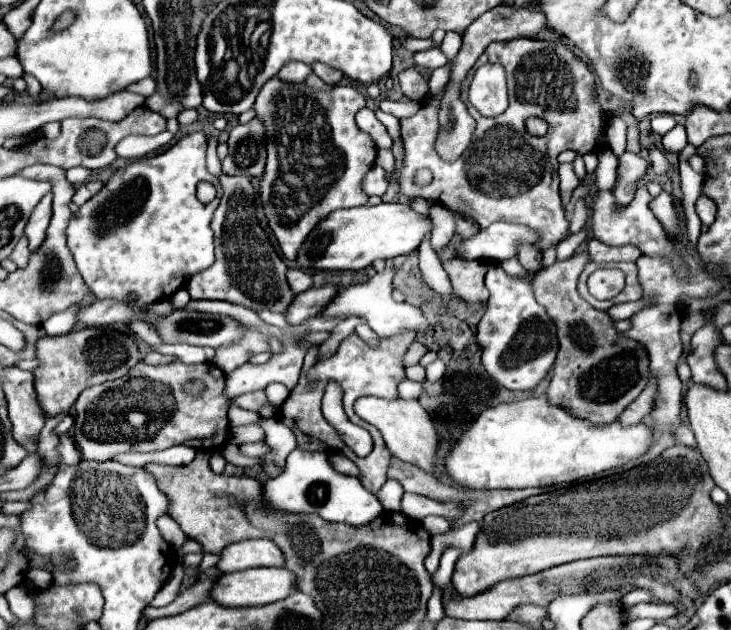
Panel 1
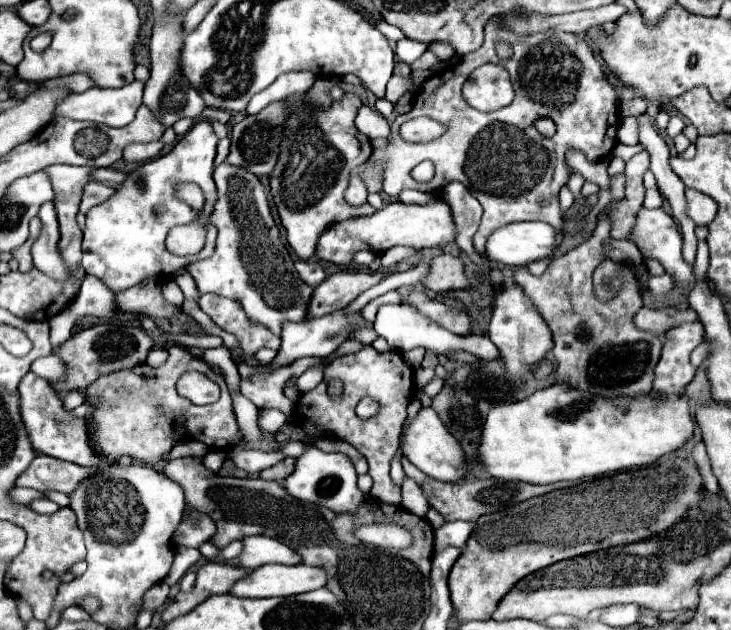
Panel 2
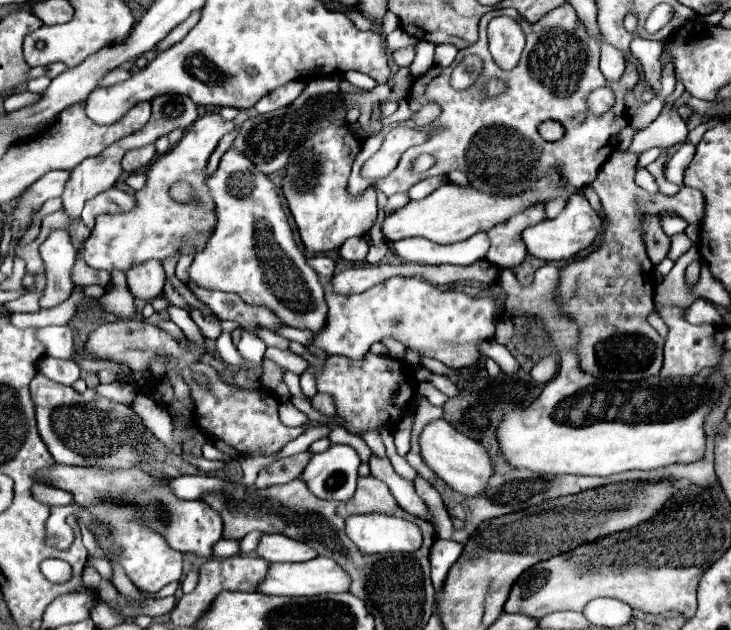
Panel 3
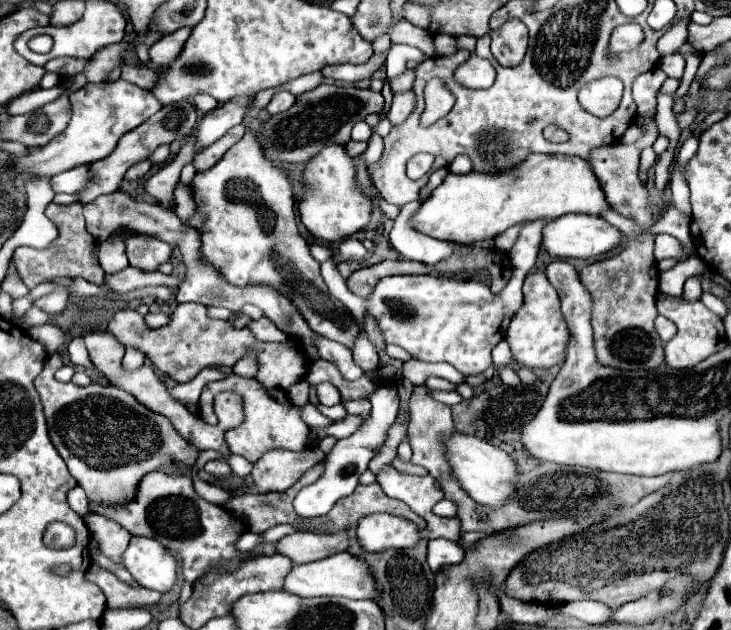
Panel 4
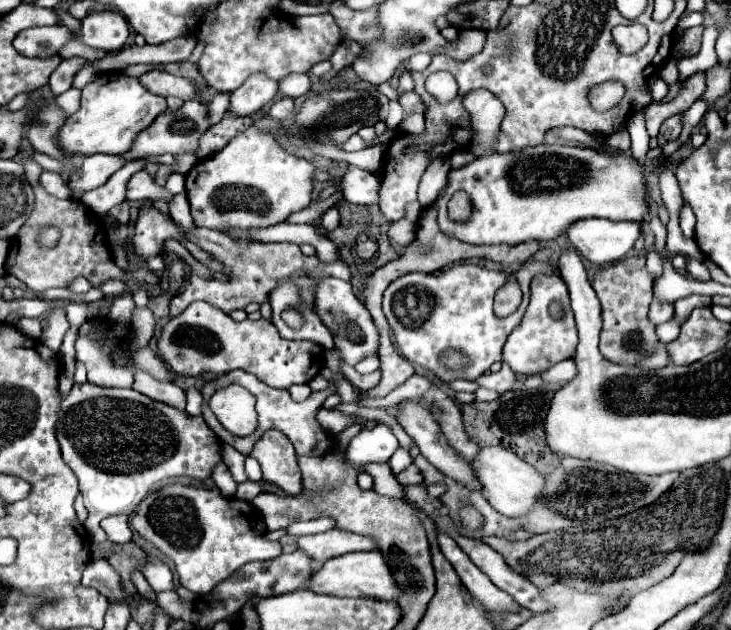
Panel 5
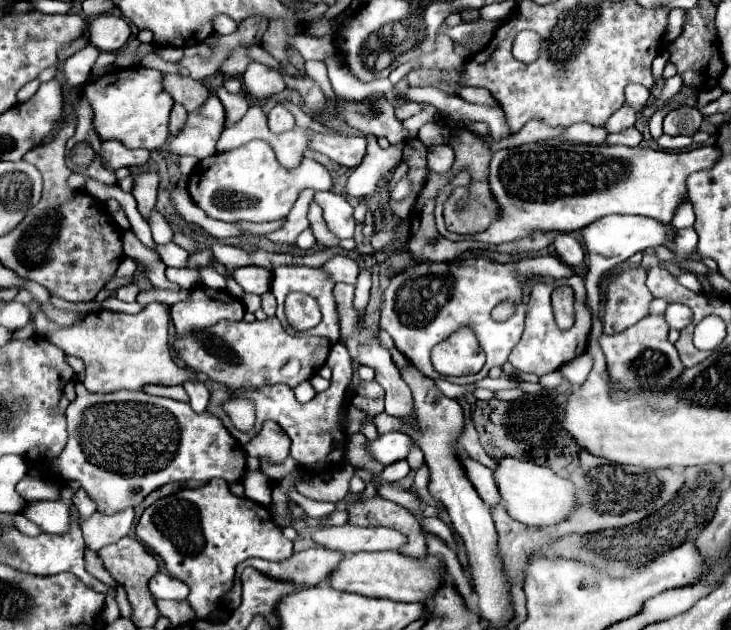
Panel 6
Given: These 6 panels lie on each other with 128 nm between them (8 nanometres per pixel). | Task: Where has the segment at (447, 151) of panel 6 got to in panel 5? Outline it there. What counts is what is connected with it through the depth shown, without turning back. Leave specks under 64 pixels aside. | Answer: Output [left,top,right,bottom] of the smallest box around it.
[418,156,452,206]

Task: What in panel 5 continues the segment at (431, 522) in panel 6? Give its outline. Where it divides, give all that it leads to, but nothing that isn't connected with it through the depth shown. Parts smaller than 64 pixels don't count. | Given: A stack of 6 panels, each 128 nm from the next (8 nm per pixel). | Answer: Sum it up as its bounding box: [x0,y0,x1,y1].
[438,532,520,612]

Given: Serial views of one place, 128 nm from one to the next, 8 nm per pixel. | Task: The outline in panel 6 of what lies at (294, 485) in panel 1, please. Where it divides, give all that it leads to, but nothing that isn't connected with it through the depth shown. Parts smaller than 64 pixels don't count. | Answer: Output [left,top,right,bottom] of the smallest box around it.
[366,432,414,466]

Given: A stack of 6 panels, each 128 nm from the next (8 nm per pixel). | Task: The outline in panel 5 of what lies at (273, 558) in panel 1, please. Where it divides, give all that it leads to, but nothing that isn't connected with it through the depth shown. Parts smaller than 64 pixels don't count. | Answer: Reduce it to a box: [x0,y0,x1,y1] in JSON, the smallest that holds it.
[298,530,378,562]

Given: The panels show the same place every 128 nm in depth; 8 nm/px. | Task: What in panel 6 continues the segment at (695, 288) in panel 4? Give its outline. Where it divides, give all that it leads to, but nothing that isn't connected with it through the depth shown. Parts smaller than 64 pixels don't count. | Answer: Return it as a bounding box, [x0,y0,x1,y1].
[664,304,692,330]

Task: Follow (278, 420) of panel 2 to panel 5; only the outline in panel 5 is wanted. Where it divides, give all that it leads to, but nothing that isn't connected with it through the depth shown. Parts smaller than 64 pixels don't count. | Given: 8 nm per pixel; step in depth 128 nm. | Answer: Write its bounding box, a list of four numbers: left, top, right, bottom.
[318,408,360,434]

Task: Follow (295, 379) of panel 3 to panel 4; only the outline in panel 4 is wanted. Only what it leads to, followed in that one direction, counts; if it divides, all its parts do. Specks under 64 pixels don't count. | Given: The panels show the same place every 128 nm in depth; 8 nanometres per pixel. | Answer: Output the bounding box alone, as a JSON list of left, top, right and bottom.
[316,403,347,421]

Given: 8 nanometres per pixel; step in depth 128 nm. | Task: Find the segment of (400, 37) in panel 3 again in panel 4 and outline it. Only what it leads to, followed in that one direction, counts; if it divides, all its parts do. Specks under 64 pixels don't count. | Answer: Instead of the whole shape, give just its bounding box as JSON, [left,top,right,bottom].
[322,54,387,82]

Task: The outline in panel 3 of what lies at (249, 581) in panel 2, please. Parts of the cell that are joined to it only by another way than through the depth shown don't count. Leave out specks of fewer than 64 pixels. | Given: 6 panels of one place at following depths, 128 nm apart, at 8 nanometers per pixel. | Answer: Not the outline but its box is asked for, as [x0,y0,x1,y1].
[258,556,350,596]

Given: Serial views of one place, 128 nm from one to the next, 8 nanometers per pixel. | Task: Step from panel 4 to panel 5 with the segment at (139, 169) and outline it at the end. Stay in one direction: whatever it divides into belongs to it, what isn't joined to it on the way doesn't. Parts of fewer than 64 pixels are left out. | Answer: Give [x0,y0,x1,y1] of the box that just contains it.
[126,170,174,202]

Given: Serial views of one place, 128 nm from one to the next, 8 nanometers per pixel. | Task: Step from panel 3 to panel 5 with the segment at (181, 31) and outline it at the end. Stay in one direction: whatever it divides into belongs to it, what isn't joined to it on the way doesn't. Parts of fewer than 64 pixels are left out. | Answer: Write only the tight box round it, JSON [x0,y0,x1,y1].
[100,36,196,70]

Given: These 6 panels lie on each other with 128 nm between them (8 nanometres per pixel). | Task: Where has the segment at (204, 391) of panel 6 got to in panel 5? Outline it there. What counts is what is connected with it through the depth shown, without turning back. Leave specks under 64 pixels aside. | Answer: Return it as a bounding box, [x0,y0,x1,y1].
[186,388,202,416]

